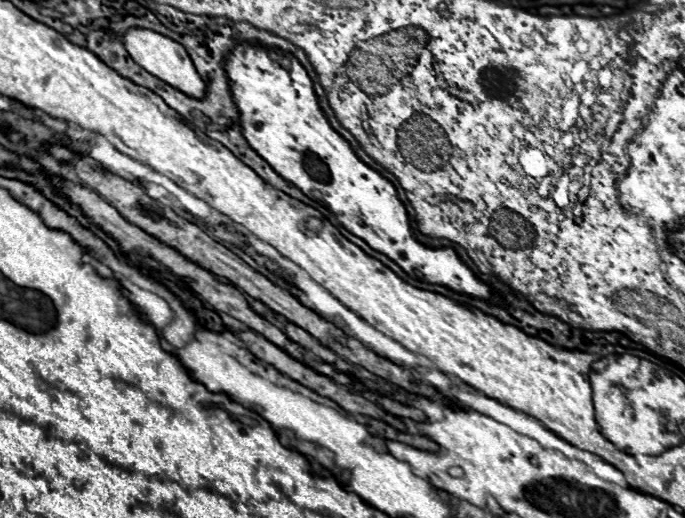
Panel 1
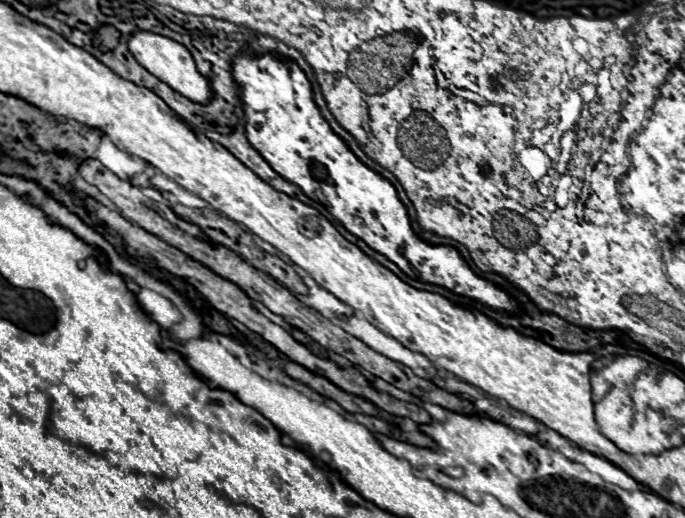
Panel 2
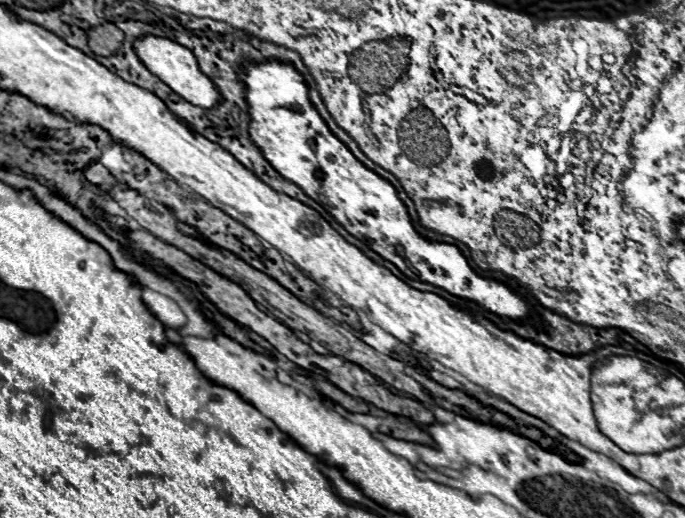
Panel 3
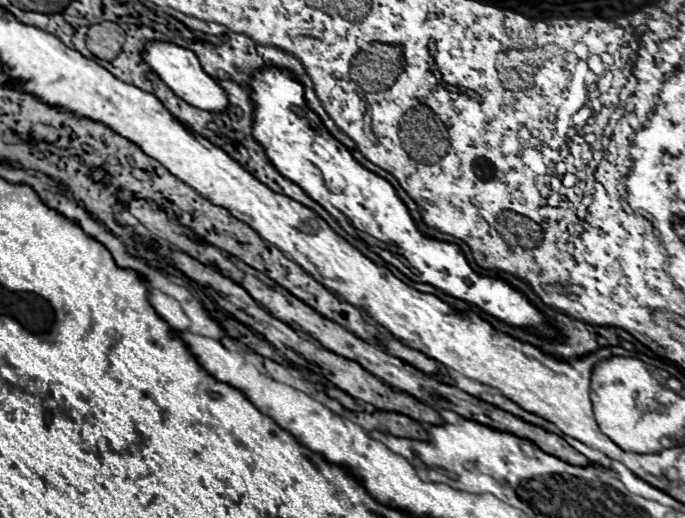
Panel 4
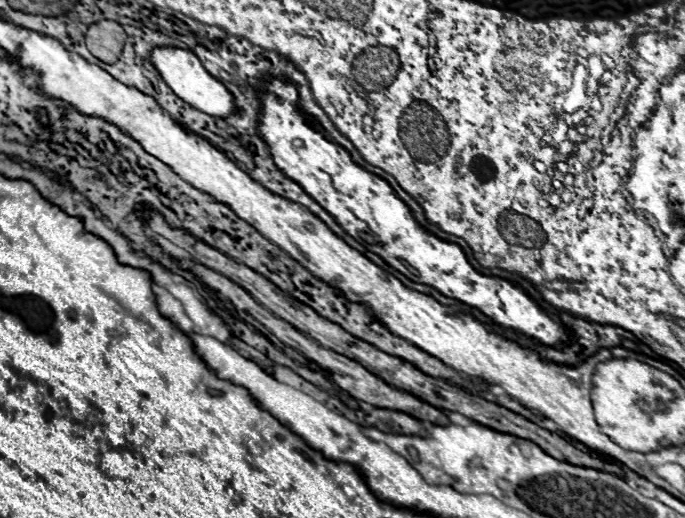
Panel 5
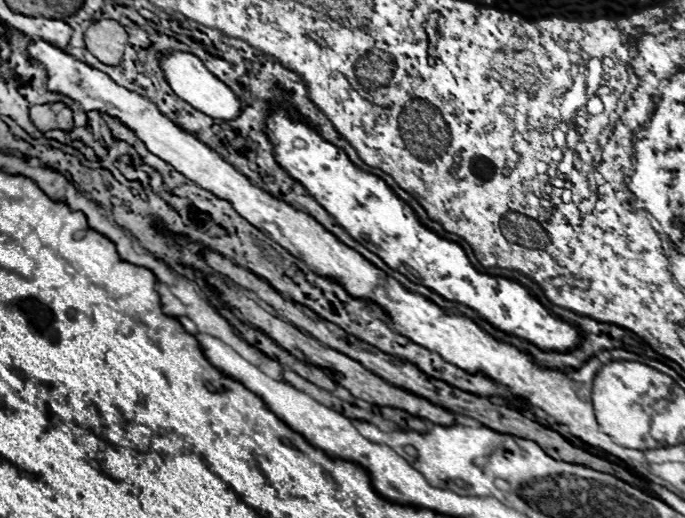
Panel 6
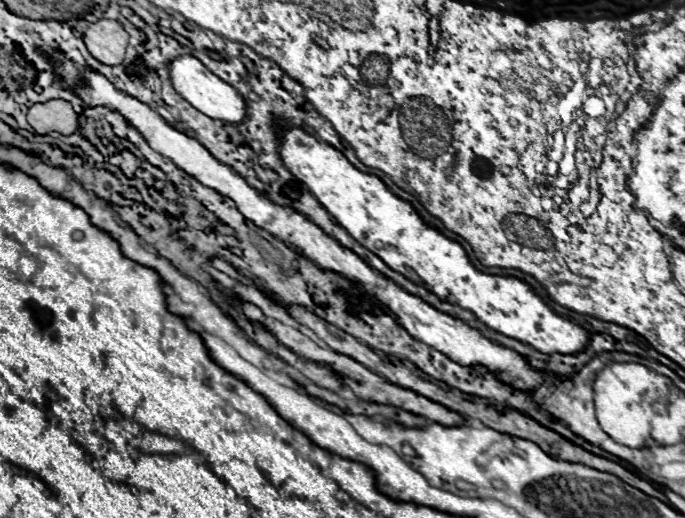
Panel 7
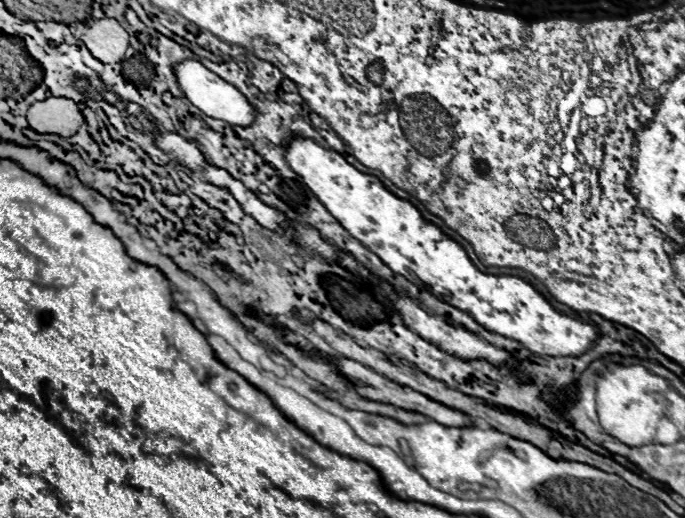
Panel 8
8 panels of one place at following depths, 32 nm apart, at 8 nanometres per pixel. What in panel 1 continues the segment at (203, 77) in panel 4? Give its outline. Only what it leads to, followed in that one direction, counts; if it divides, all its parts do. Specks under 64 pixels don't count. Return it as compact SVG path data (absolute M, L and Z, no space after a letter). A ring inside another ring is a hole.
M132 28L124 34L124 46L126 46L128 54L134 58L134 62L140 64L152 76L164 80L166 84L172 84L172 88L184 92L186 96L192 96L192 98L204 98L206 96L206 82L196 72L194 62L182 44L178 44L178 42L158 34L158 32L152 32L152 30Z

